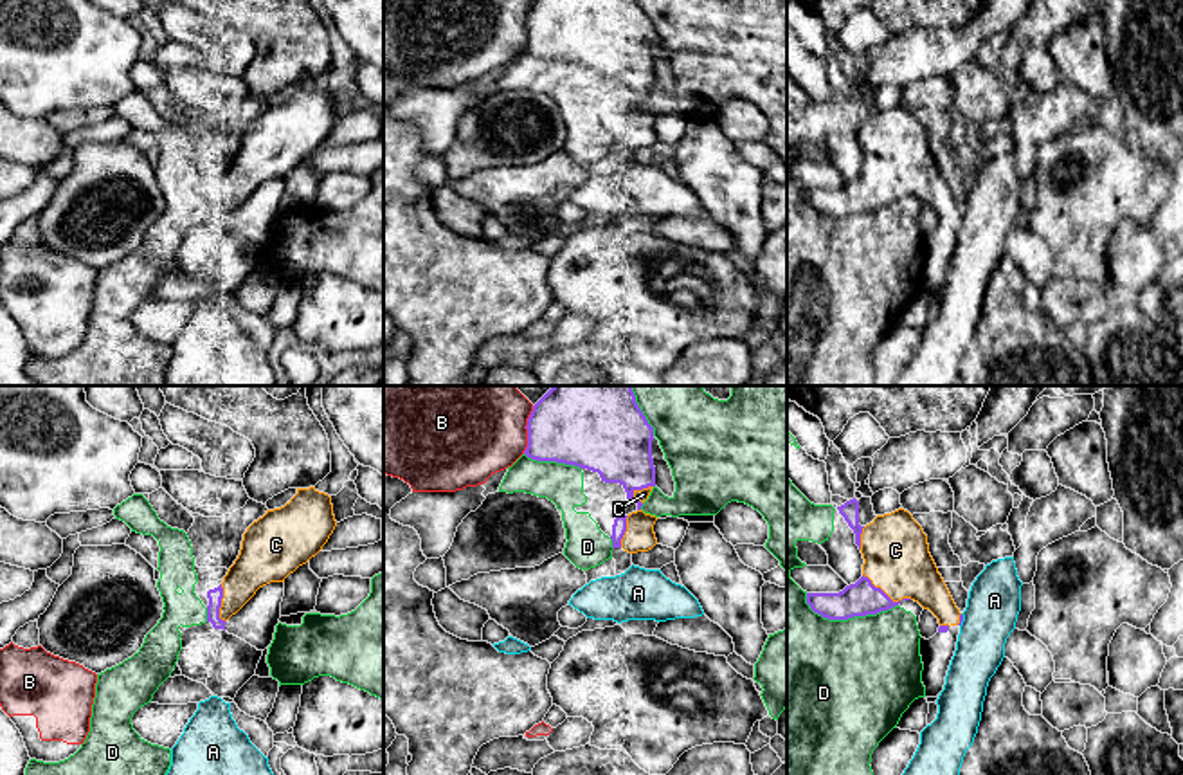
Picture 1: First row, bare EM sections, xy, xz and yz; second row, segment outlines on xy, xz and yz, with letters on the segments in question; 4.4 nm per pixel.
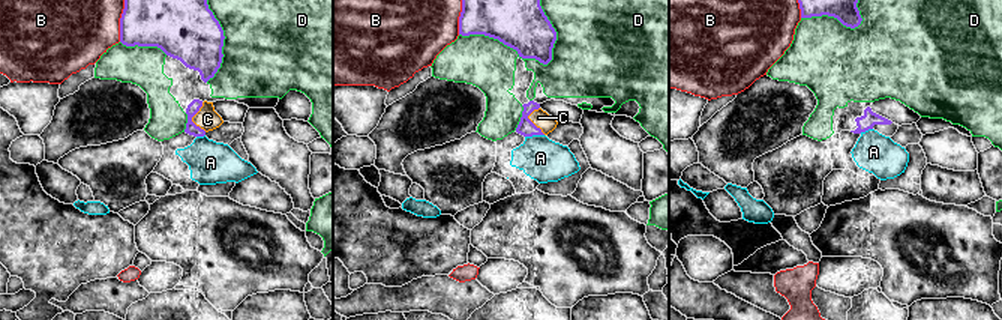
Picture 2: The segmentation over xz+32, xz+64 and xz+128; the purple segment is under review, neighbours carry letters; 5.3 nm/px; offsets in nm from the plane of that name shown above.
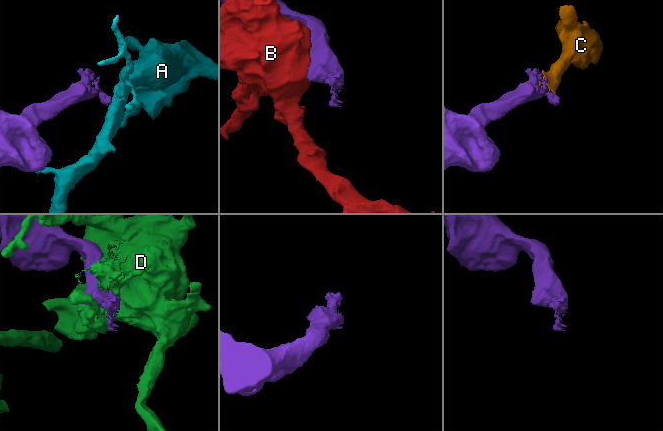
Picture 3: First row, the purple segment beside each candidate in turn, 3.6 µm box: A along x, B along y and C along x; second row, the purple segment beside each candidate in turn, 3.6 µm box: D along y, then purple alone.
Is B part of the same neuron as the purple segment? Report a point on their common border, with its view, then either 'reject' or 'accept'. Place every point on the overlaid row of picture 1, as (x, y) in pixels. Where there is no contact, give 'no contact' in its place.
contact xz (526, 428); reject

